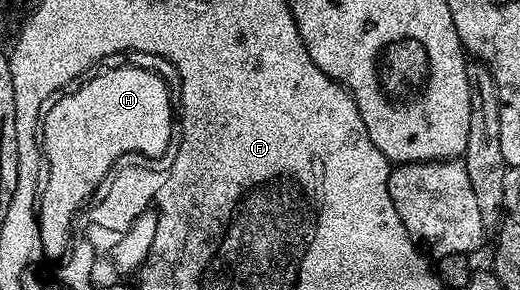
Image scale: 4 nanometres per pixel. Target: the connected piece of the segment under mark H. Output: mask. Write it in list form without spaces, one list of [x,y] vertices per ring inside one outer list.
[[[123,46],[123,50],[111,50],[111,54],[99,54],[95,62],[87,62],[83,70],[72,74],[65,82],[55,85],[35,110],[34,150],[38,155],[34,197],[31,197],[31,215],[35,230],[50,258],[59,258],[65,238],[69,216],[75,202],[81,200],[109,162],[123,150],[145,150],[147,154],[159,154],[167,142],[167,136],[175,130],[184,136],[183,90],[177,90],[177,68],[159,68],[159,50],[143,50],[143,46]]]

